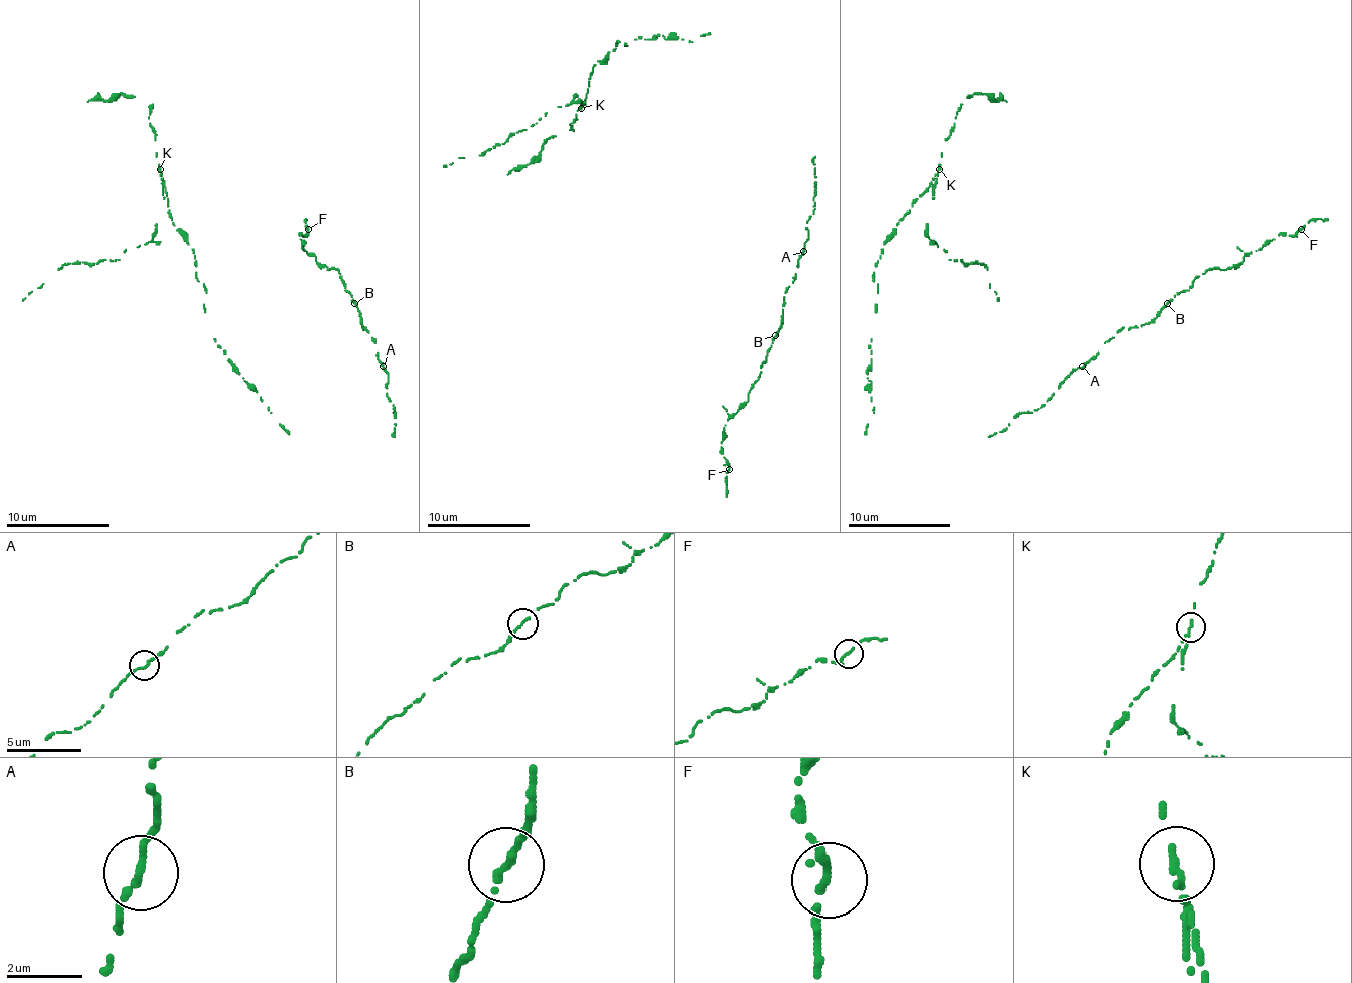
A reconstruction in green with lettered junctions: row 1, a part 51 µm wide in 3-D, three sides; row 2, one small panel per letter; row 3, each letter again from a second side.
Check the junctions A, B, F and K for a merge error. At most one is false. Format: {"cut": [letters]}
{"cut": ["K"]}

